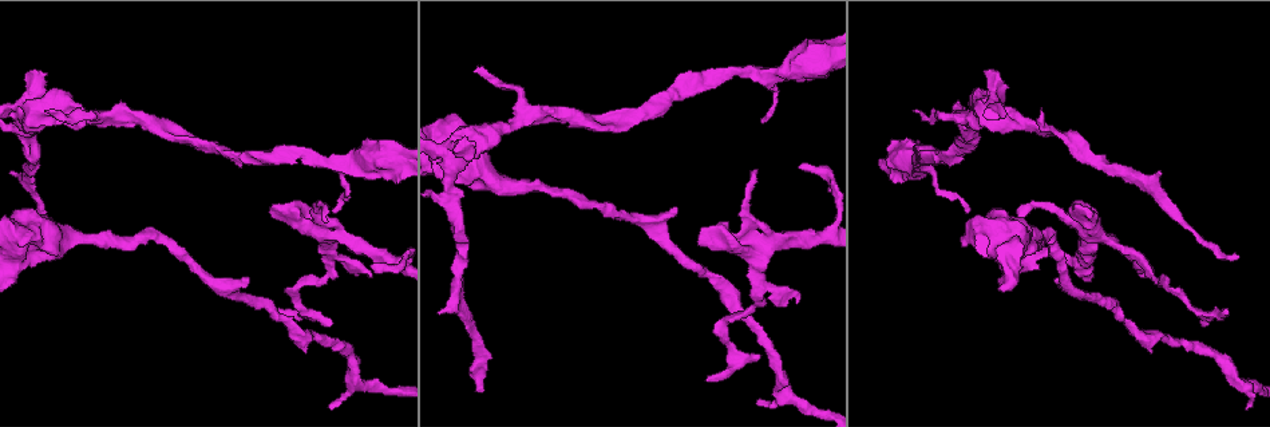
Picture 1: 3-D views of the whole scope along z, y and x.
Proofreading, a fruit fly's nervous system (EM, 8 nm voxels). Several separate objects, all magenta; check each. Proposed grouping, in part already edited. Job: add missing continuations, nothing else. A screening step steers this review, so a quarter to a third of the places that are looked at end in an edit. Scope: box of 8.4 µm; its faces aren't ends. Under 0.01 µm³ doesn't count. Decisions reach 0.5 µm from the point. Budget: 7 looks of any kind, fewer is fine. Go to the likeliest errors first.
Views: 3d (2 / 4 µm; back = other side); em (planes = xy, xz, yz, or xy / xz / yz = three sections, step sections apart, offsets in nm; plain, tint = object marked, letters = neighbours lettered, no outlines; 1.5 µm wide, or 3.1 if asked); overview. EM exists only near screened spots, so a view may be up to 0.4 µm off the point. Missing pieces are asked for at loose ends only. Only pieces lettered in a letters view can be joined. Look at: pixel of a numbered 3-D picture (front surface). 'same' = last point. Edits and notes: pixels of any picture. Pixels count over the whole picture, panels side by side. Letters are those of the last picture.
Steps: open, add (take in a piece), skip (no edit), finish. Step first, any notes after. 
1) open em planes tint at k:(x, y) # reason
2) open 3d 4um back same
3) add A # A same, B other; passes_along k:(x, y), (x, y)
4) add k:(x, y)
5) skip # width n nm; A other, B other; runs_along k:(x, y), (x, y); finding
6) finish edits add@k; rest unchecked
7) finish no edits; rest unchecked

open 3d 4um at 1:(1073, 204) # free end

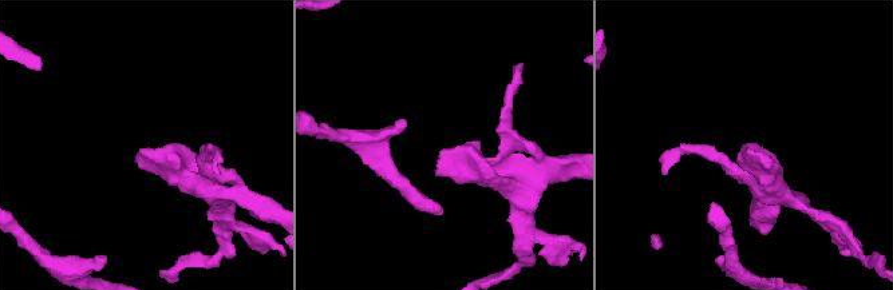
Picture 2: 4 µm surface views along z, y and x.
open em xy step 4 tint at 2:(141, 151) # shape alone is not enough

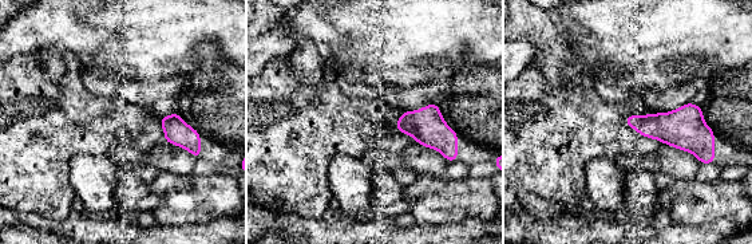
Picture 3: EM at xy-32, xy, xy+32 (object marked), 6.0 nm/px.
open em yz step 4 letters same

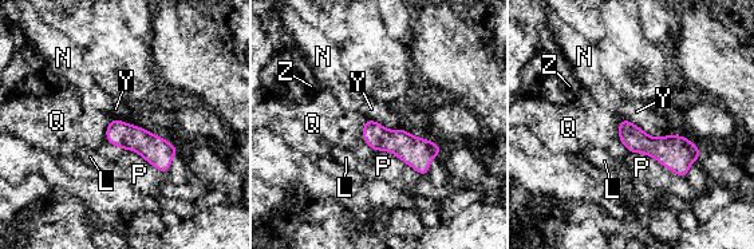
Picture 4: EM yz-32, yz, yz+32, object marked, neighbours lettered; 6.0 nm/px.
skip # L other, N other, P other, Q other, Y other, Z other; border 4:(111, 118), (106, 139), (123, 149); no lettered piece goes on from it

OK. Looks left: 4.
open 3d 2um at 1:(475, 72) # tapers out

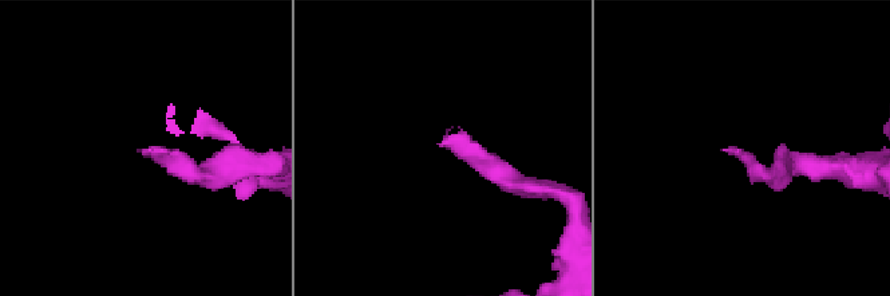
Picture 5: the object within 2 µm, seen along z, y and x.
open em xz step 4 tint at 5:(739, 151) # need the tissue

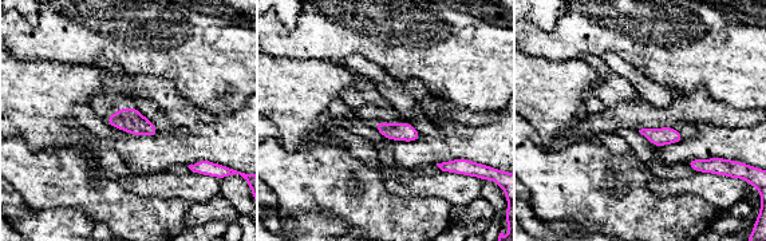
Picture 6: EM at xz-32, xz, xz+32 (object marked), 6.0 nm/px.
open em xy step 8 letters same

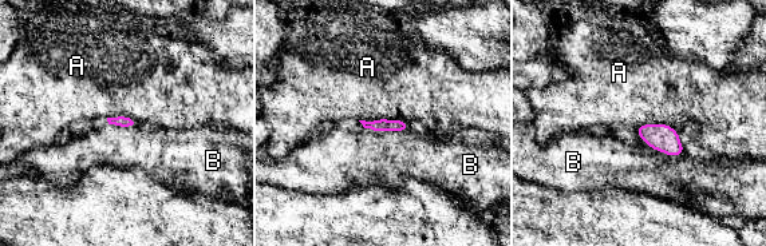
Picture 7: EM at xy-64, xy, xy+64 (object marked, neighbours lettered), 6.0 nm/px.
skip # A other, B other; border 7:(359, 119), (403, 119), (406, 122); none of them fits

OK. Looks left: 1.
finish no edits; rest unchecked

